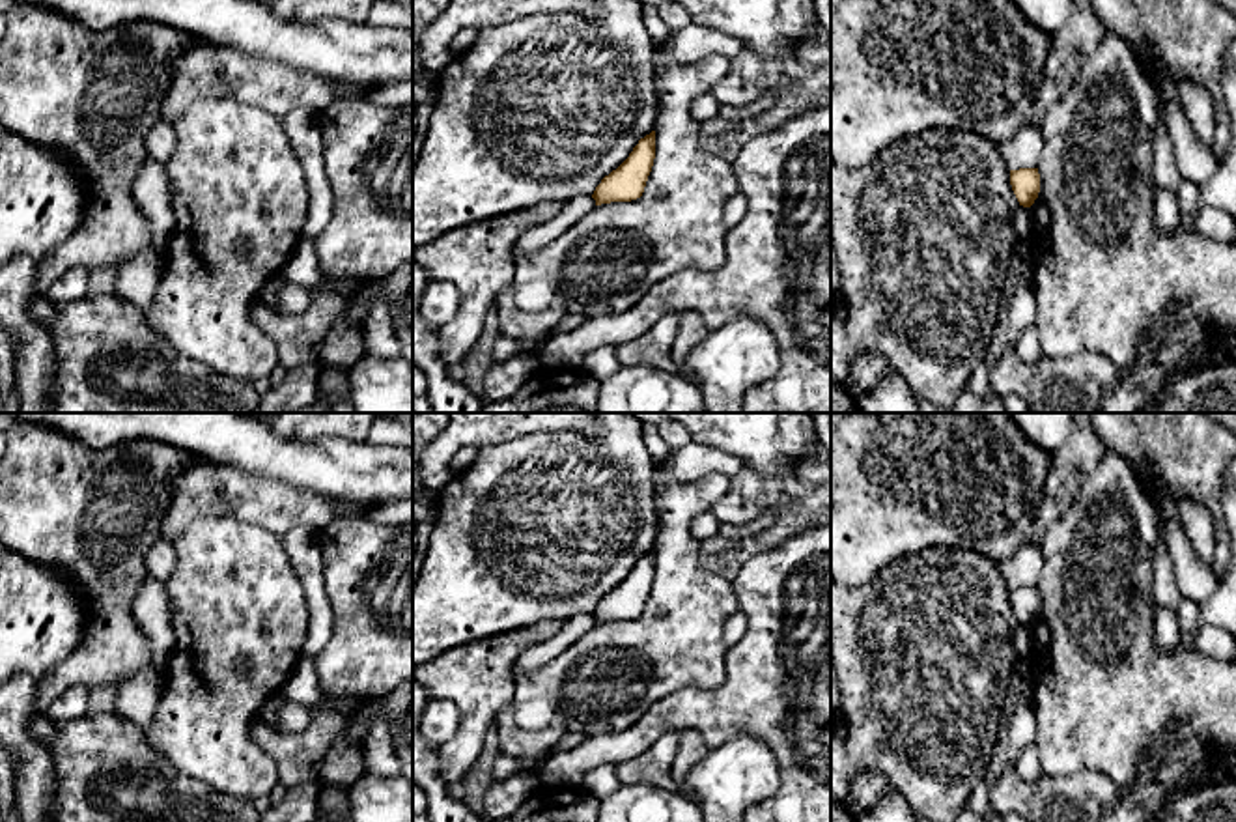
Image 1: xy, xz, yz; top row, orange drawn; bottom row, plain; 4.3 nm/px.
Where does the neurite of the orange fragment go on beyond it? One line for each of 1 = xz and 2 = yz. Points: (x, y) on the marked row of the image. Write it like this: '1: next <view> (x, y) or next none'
1: next none
2: next none

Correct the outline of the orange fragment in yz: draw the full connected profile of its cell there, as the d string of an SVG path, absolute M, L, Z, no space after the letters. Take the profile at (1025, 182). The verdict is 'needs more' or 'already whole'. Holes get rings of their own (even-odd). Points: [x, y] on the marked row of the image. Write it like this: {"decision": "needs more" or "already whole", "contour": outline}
{"decision": "already whole", "contour": "M1038 168L1010 170L1012 191L1023 207L1031 207L1040 192Z"}

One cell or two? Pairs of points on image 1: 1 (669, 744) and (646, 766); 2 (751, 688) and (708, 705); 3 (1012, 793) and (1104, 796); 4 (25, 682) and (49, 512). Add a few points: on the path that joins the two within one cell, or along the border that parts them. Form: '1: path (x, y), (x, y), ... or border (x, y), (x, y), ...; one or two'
1: path (663, 750), (652, 761); one
2: path (740, 699), (734, 705), (719, 705); one
3: path (1035, 793), (1081, 794); one
4: border (36, 680), (36, 707), (40, 714); two

